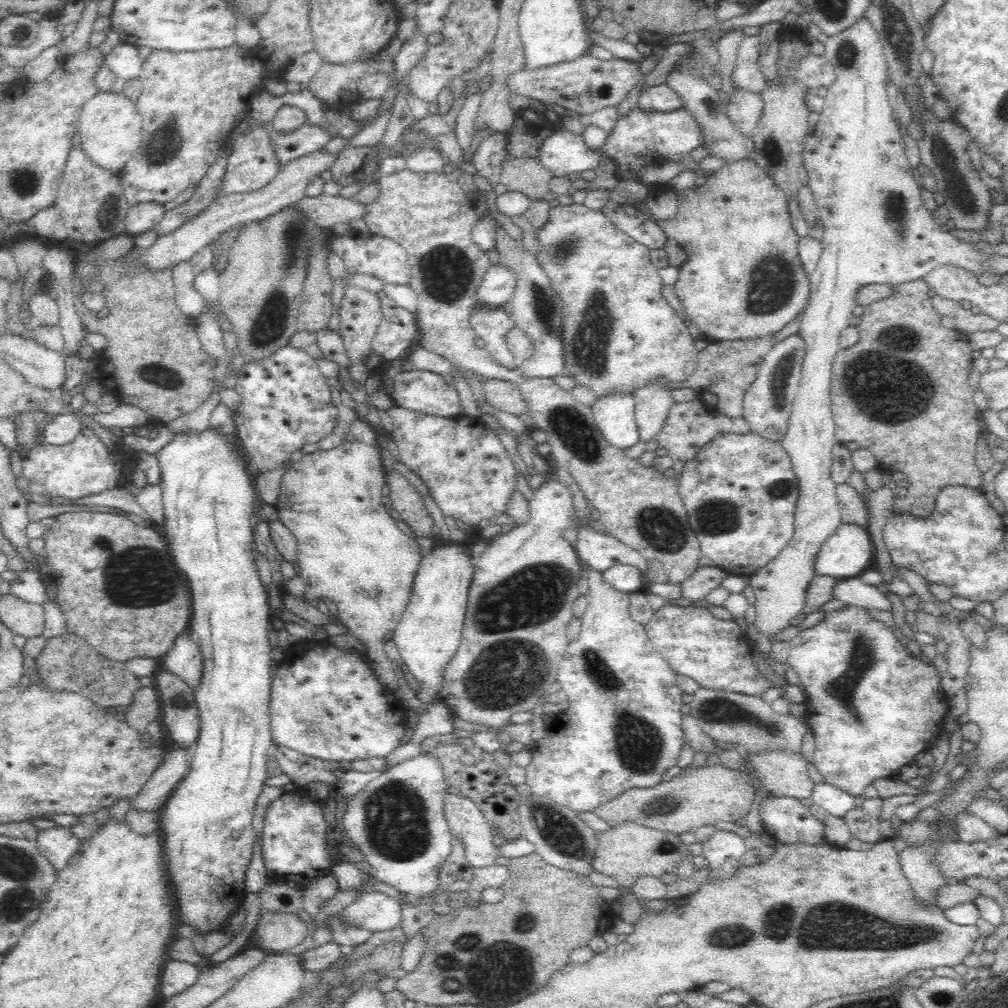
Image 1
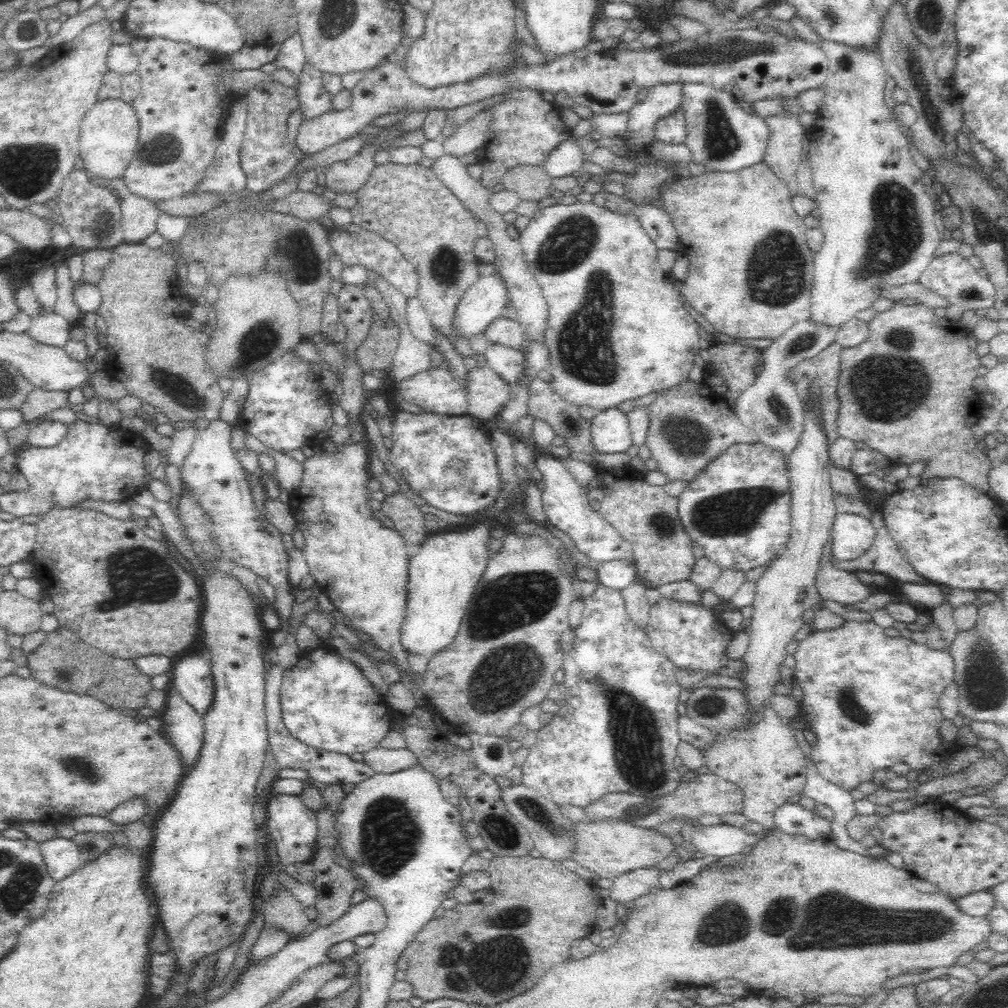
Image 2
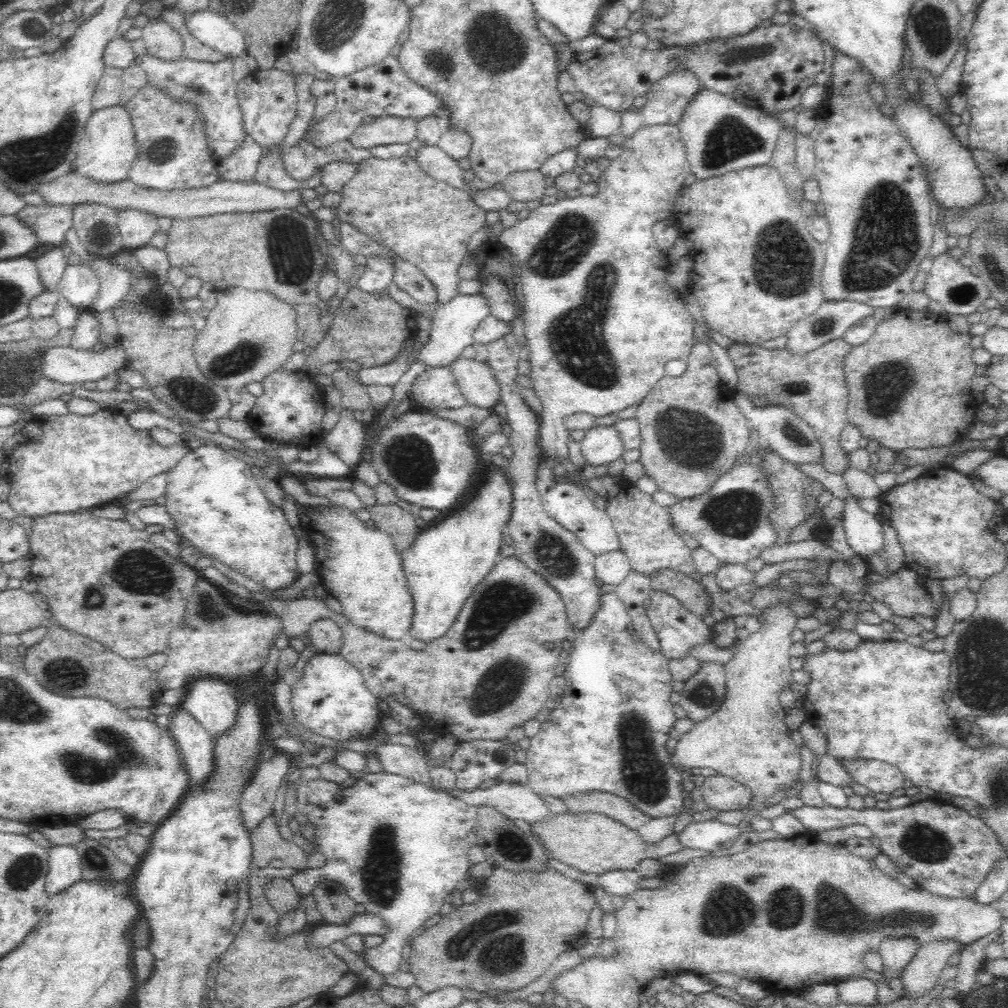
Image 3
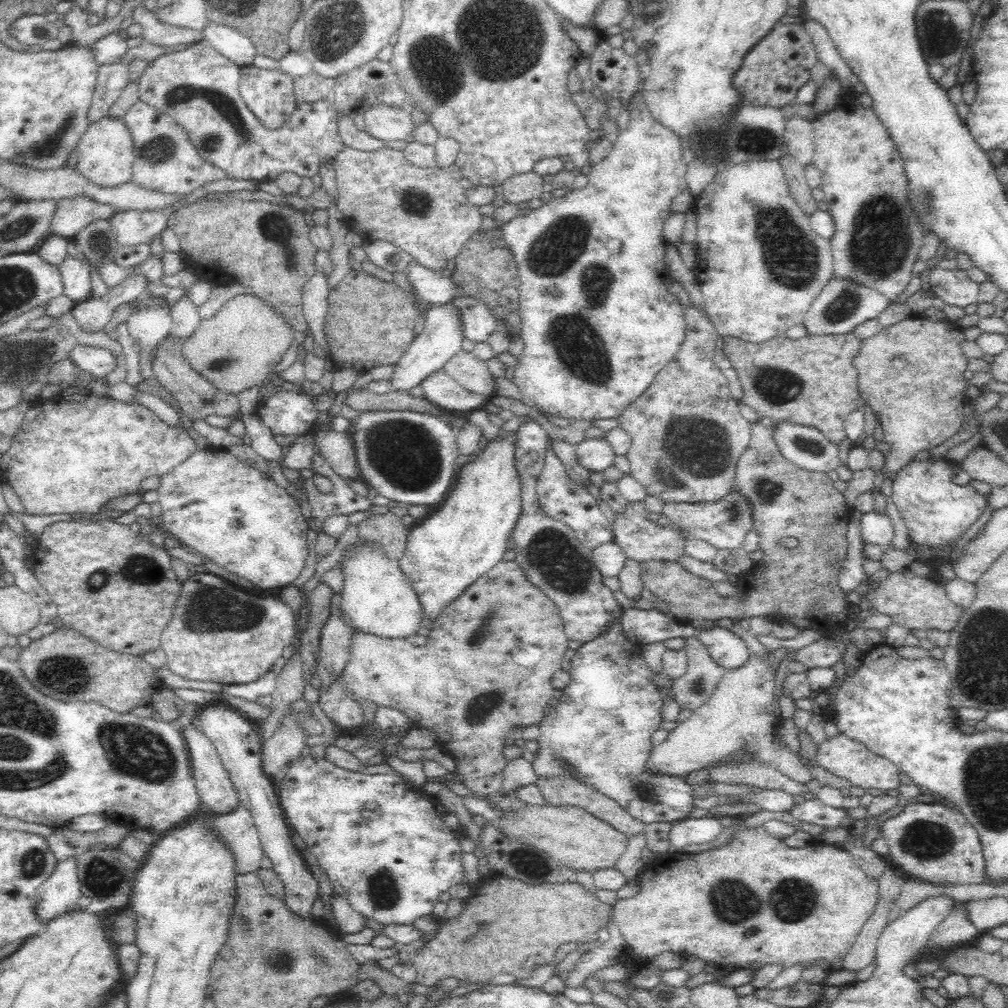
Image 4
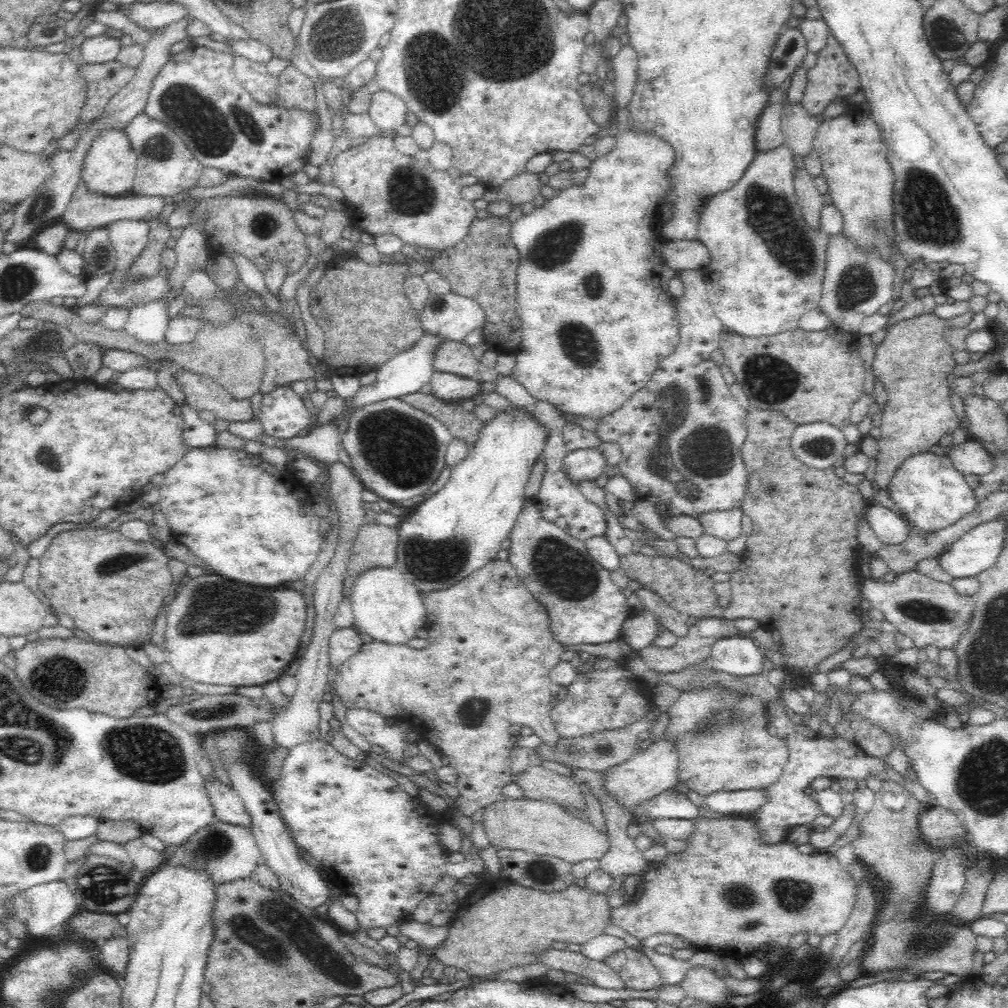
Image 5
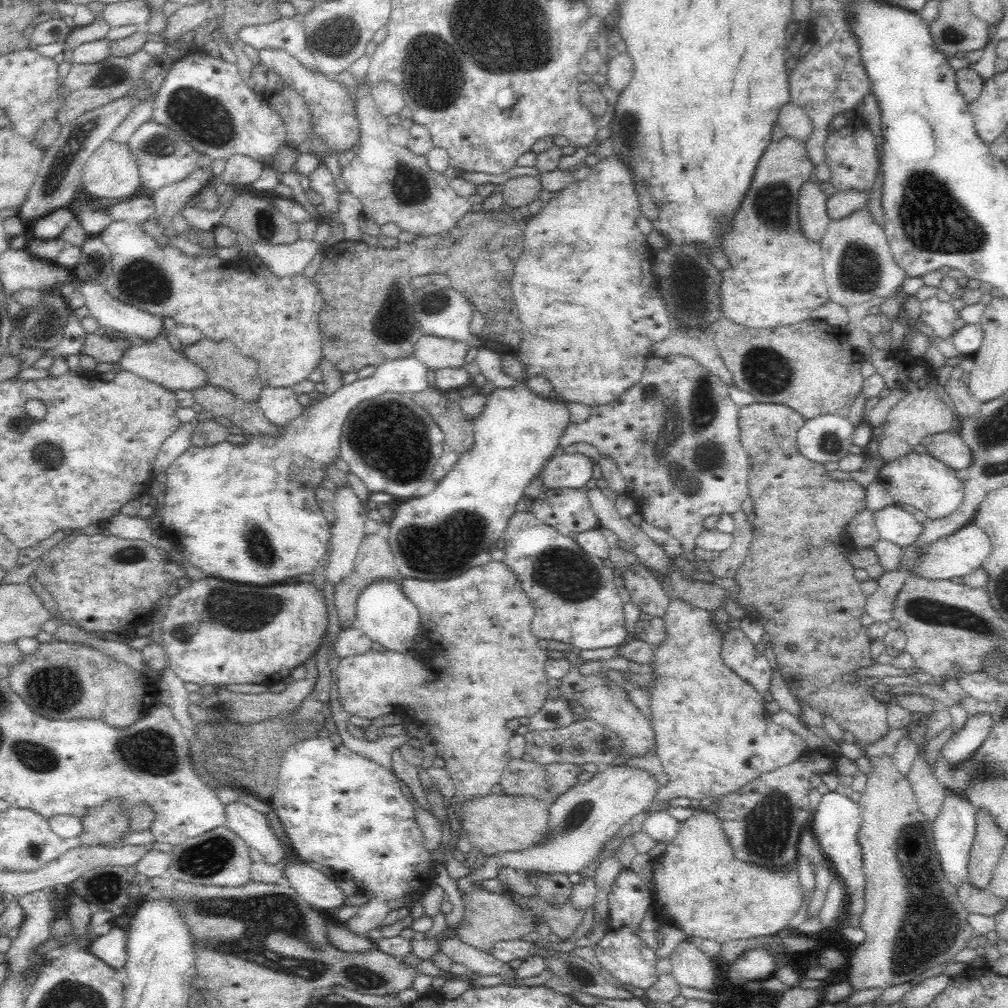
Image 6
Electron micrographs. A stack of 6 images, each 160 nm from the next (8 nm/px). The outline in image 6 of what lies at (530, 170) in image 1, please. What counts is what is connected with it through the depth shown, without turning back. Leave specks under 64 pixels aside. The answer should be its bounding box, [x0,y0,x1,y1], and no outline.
[496,175,542,208]

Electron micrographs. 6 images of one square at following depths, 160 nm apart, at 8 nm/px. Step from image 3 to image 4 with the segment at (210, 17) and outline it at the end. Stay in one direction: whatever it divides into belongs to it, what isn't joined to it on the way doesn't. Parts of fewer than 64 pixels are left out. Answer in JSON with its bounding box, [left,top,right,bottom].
[201,22,256,65]

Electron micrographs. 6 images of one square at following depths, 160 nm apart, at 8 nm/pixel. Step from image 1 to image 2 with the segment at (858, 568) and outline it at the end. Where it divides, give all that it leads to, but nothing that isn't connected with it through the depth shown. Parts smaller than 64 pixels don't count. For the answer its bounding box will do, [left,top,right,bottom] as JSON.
[832,513,876,562]

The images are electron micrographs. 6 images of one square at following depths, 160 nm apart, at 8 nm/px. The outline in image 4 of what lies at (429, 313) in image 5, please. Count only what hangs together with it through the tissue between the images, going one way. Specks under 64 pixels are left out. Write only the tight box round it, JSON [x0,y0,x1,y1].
[451,296,497,342]

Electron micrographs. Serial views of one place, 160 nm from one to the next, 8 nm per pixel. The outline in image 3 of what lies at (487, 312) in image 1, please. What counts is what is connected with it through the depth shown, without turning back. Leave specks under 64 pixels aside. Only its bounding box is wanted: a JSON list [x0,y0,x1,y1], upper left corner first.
[485,333,602,630]

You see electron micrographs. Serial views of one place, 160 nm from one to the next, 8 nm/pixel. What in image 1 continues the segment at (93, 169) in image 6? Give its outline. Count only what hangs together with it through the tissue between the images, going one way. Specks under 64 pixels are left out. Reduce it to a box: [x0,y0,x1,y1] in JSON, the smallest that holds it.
[77,91,143,173]

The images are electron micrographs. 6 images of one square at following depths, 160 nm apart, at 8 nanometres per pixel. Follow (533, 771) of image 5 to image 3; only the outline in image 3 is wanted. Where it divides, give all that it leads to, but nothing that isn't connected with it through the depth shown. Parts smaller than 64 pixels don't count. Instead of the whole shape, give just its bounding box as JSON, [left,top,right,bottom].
[561,791,654,830]

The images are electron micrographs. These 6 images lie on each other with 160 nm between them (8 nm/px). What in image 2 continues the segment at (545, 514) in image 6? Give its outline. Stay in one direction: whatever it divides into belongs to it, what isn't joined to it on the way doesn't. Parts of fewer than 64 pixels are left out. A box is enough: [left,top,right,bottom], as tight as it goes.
[534,453,634,564]

